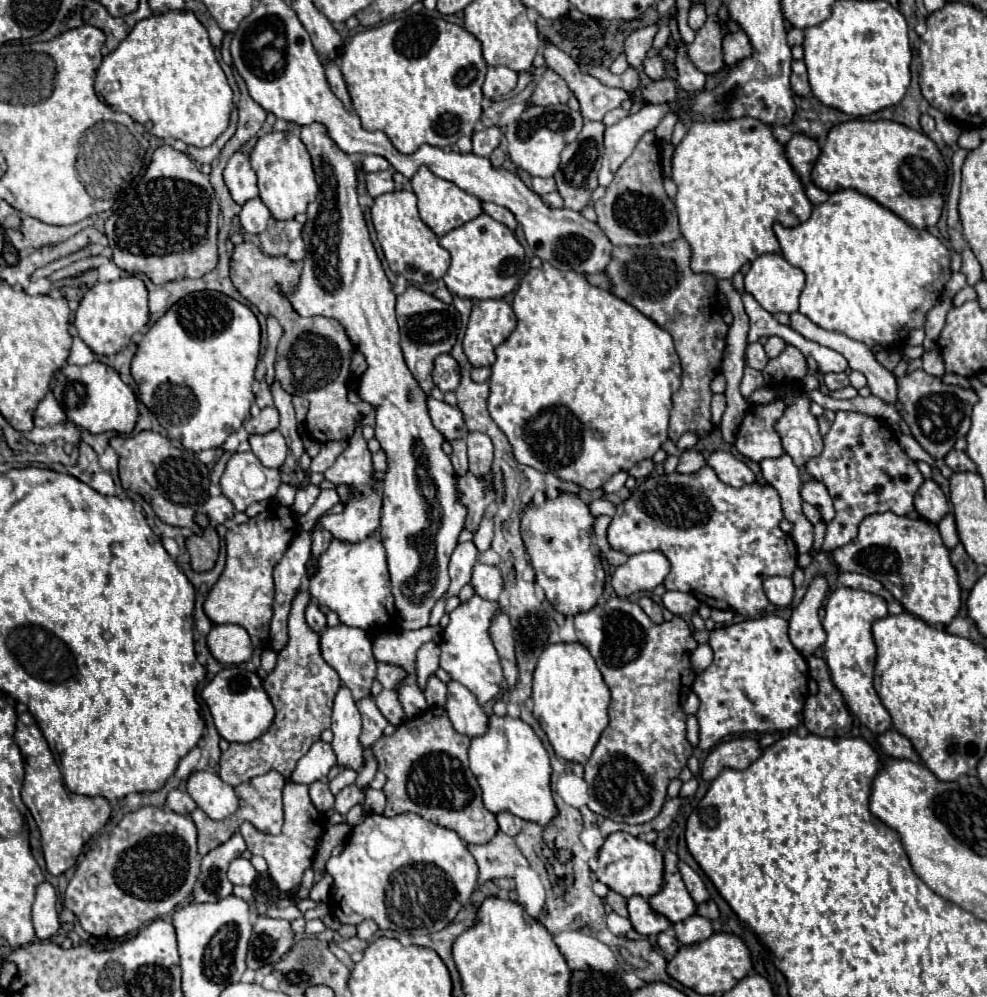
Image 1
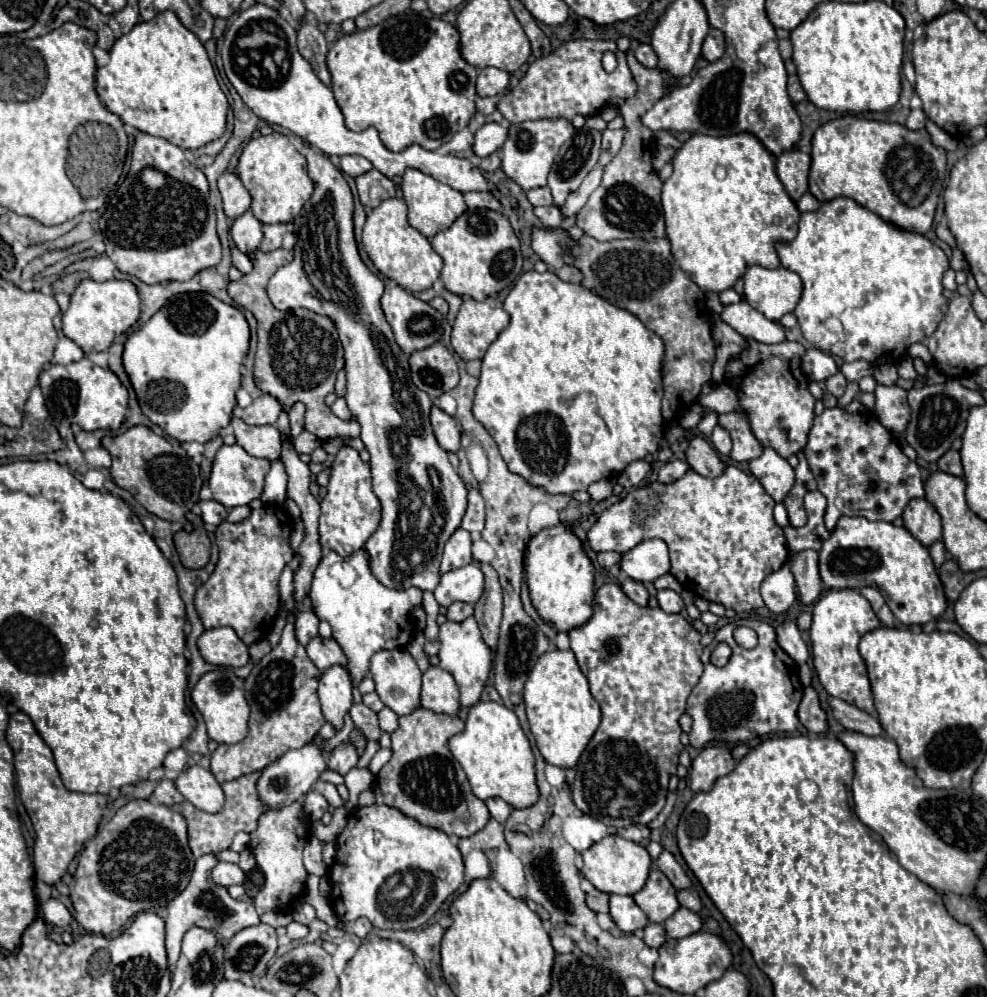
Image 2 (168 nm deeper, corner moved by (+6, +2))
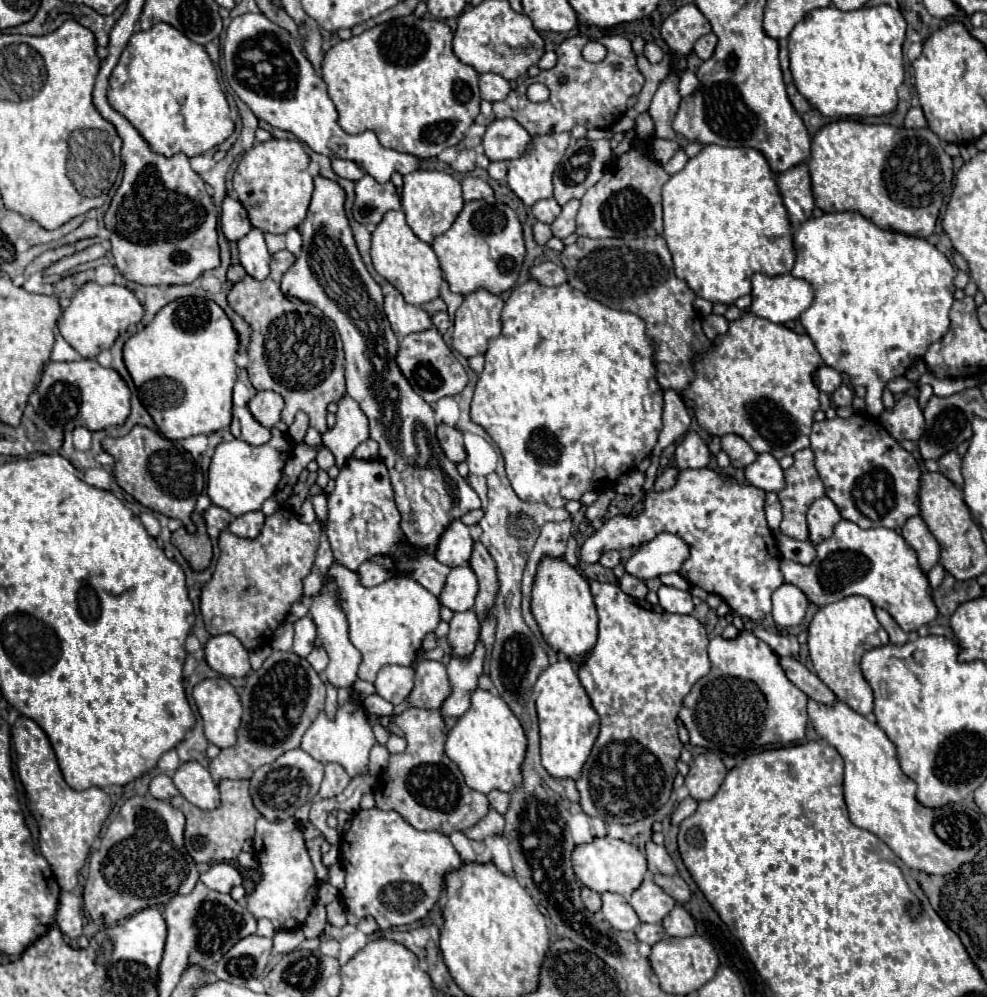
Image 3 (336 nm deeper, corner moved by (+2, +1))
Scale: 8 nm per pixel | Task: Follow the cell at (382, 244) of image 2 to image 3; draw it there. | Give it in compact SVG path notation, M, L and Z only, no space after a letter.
M388 211L384 213L382 221L376 225L372 233L372 263L374 269L390 281L410 305L424 305L430 299L438 297L440 283L442 283L442 267L432 251L432 247L424 241L420 241L414 231L406 223L404 211Z

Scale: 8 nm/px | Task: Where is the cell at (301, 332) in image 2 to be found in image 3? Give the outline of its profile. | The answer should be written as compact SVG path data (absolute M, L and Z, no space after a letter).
M290 251L274 253L272 263L270 263L272 273L264 281L248 279L248 277L238 281L228 293L228 303L254 329L252 343L250 343L250 349L248 349L248 359L250 359L248 375L250 375L252 385L258 391L274 391L274 393L284 397L286 407L282 411L282 421L286 425L294 421L294 415L298 411L304 411L310 417L310 427L314 427L320 433L326 433L328 431L326 405L330 401L338 401L346 393L346 385L344 385L344 349L342 349L342 339L336 331L336 325L332 321L328 321L326 315L318 307L308 305L308 303L294 303L294 301L286 299L280 293L280 277L294 263L294 259L296 257Z

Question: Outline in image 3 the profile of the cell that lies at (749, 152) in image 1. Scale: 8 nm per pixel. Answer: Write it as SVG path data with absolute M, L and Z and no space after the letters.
M704 145L696 157L688 159L682 171L668 179L668 183L662 187L662 201L664 239L672 253L676 275L684 279L698 297L712 303L732 305L734 299L750 293L750 277L754 273L790 273L796 259L792 223L788 219L774 173L758 149Z

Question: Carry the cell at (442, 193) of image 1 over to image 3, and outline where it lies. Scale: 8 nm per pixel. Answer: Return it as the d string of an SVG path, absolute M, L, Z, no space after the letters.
M412 171L404 175L404 189L402 189L402 209L406 213L406 221L410 229L426 243L432 243L440 233L446 233L456 217L464 207L460 181L444 171Z

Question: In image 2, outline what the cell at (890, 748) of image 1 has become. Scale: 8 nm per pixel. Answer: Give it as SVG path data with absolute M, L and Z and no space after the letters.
M828 698L828 706L834 714L834 718L846 728L846 730L854 730L854 732L860 732L860 734L866 734L866 736L878 736L882 734L882 726L880 722L866 714L864 710L856 708L854 704L848 704L840 698Z

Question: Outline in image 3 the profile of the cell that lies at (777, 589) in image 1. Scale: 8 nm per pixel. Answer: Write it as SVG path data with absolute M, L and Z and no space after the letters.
M782 583L772 593L772 617L780 629L802 623L808 609L808 597L792 583Z

